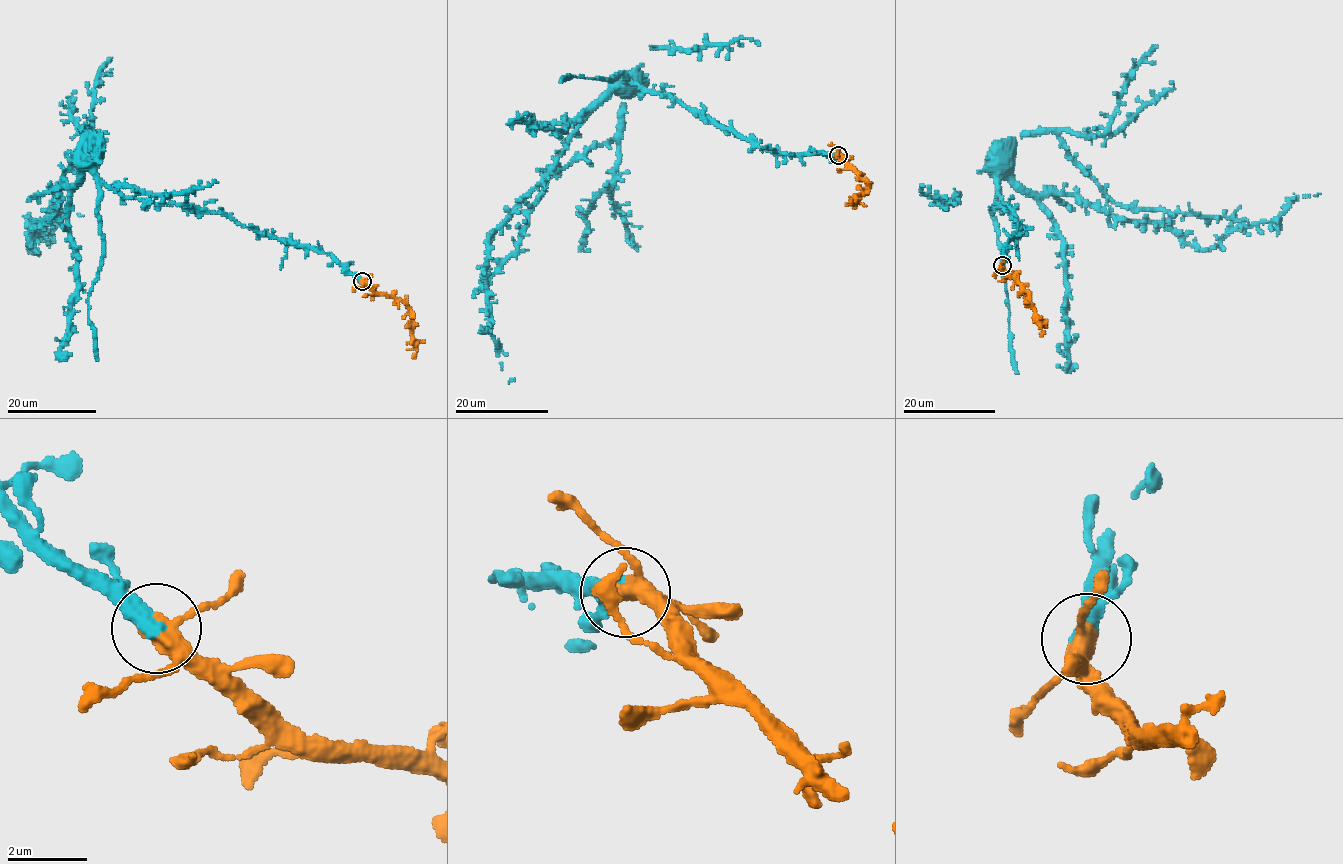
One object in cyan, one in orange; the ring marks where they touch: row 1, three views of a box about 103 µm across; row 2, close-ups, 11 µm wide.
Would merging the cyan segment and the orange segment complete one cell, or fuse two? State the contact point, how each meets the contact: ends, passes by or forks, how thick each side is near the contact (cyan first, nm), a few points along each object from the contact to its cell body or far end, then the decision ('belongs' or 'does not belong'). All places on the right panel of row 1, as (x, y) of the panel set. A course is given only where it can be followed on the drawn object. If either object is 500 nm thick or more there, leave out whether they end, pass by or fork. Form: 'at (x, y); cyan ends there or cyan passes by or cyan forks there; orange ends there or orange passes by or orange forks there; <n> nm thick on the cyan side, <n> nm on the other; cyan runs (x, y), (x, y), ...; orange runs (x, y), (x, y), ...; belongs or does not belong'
at (1002, 265); cyan ends there; orange forks there; 480 nm thick on the cyan side, 320 nm on the other; cyan runs (1003, 265), (1021, 230), (1008, 177), (1202, 249), (1235, 227), (1118, 205), (1058, 133), (1107, 129), (1157, 45); orange runs (1003, 266), (1007, 276), (1013, 275), (1029, 294), (1038, 323), (1046, 327); belongs

